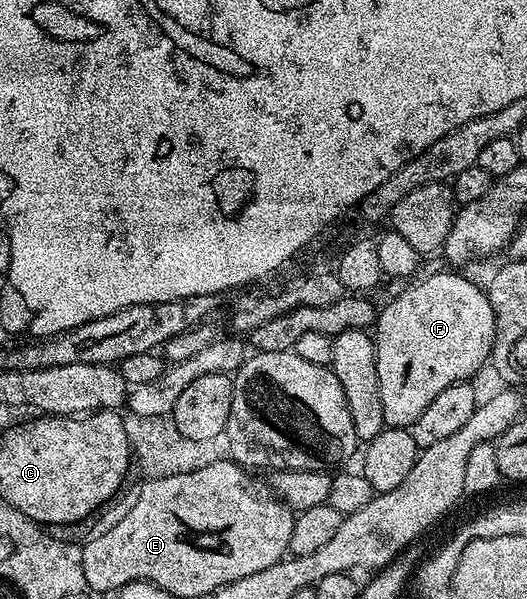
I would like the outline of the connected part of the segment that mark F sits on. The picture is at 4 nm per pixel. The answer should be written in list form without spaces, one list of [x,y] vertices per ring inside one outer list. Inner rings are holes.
[[[442,272],[440,274],[436,274],[435,276],[431,276],[430,278],[423,278],[417,281],[414,281],[412,284],[414,286],[409,286],[405,291],[402,292],[398,298],[393,298],[389,303],[384,307],[383,305],[380,307],[379,313],[377,315],[377,320],[375,323],[375,341],[377,343],[377,367],[379,368],[379,396],[383,396],[383,420],[385,421],[386,427],[389,428],[409,428],[412,427],[413,422],[415,420],[419,420],[419,416],[421,413],[427,409],[427,404],[431,404],[431,400],[435,400],[435,396],[439,396],[439,392],[443,392],[443,388],[451,388],[451,384],[459,384],[460,382],[468,382],[474,376],[473,373],[476,372],[477,369],[480,368],[481,365],[488,363],[490,361],[491,355],[493,353],[493,341],[495,340],[495,316],[493,315],[493,309],[491,308],[491,304],[489,303],[488,293],[484,289],[481,290],[476,286],[475,283],[472,282],[469,278],[464,278],[464,273],[461,272],[449,272],[453,274],[448,274],[448,272]]]

